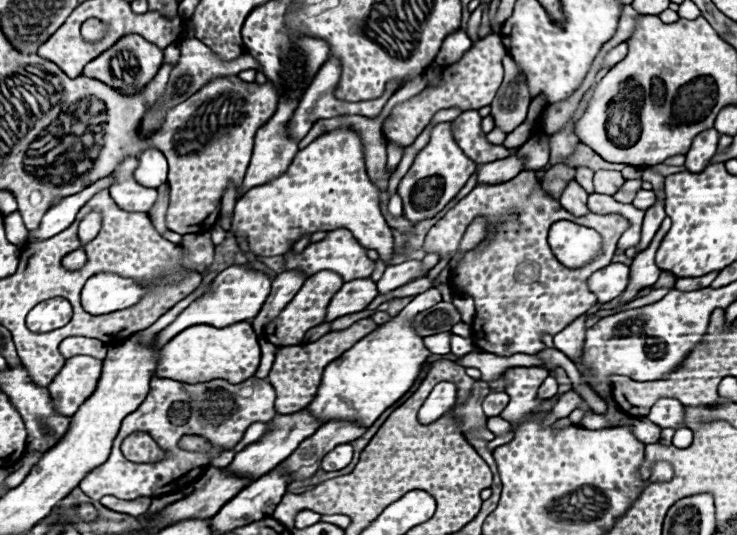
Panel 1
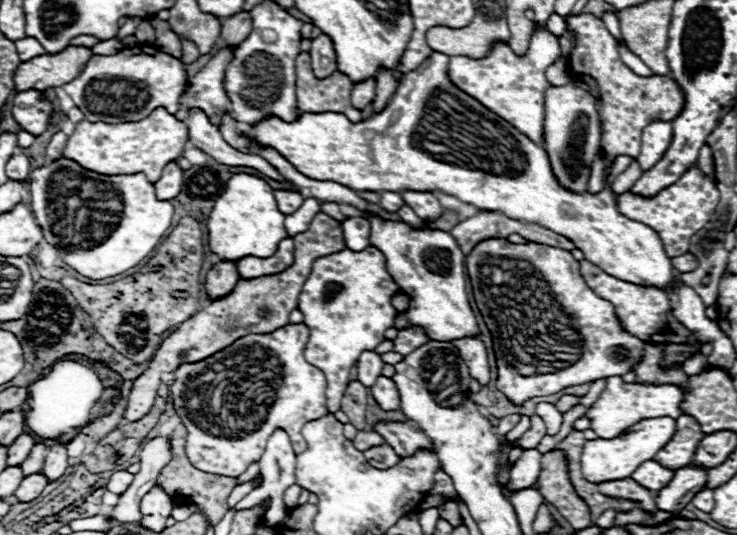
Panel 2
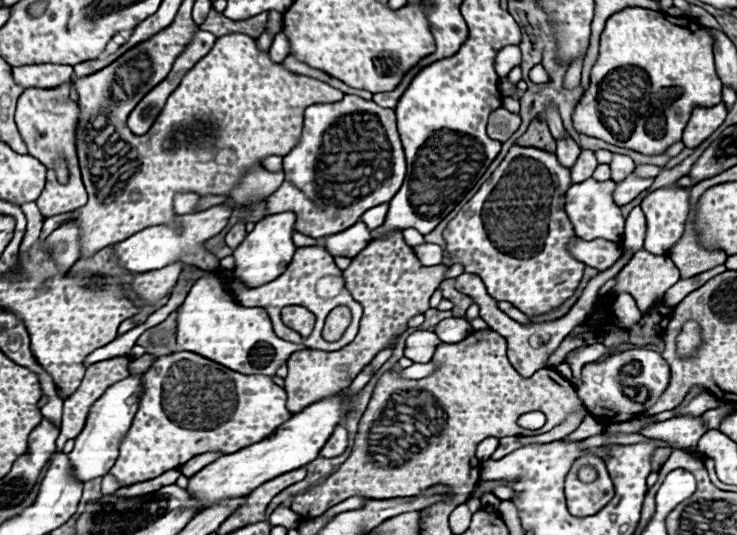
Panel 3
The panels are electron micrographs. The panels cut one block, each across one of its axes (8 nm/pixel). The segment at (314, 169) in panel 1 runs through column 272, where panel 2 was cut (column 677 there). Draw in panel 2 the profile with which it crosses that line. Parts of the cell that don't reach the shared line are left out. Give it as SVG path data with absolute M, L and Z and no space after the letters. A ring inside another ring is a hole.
M696 164L692 168L688 168L688 172L684 172L684 176L680 180L676 180L676 184L660 190L660 194L656 194L656 196L646 198L646 196L632 194L630 190L624 194L618 194L618 210L624 216L628 216L630 220L644 222L652 230L656 230L664 244L664 250L668 252L670 258L682 256L688 252L690 238L700 228L704 228L704 224L714 214L718 202L720 202L720 192L718 192L714 180L704 176Z

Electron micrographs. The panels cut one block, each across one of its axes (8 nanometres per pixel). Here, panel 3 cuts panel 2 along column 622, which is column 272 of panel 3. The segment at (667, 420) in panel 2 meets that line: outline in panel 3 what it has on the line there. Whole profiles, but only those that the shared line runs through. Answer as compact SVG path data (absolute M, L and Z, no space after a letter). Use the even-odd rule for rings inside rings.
M346 390L338 392L336 396L330 396L326 400L306 406L302 412L292 414L292 418L286 420L286 424L278 426L276 432L272 436L268 436L266 440L254 442L234 454L224 454L224 456L216 458L214 462L206 464L198 474L194 474L190 478L188 492L196 500L200 500L206 508L206 506L216 504L226 498L246 496L260 484L264 484L280 474L286 474L286 472L292 472L292 470L298 470L298 468L310 464L314 458L318 458L322 446L332 436L334 428L338 424L342 424L342 420L354 408L354 404L352 404L354 398L346 398L344 394L346 394Z

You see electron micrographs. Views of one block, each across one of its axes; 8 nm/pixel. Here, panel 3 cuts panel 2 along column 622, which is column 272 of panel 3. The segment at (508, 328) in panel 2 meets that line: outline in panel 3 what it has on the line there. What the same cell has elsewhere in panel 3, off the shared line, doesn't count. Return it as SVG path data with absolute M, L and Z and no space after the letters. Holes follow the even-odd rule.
M214 272L206 278L194 282L184 304L178 310L176 342L180 350L194 352L214 360L240 374L276 374L276 368L290 358L292 352L298 352L306 346L290 344L274 336L270 318L264 308L244 308L230 300L222 290L222 284Z

